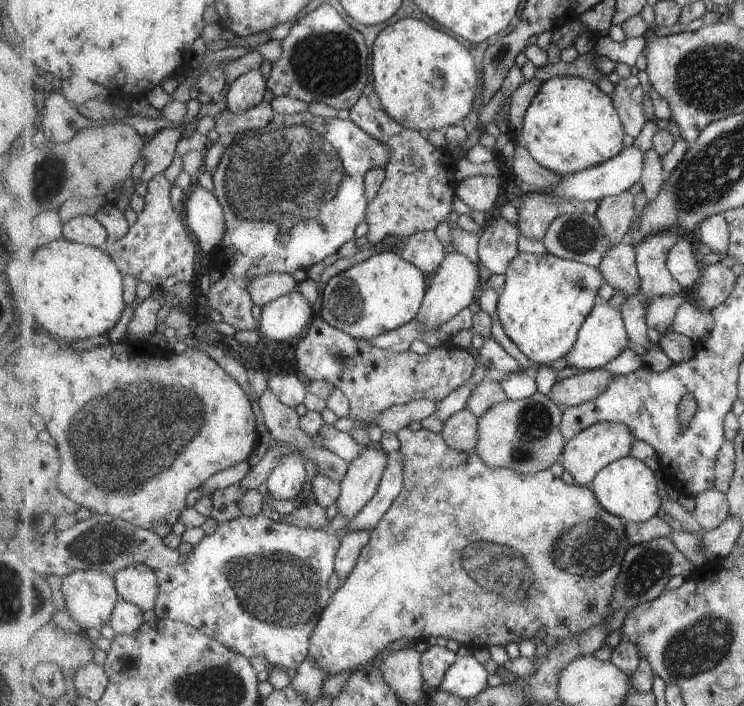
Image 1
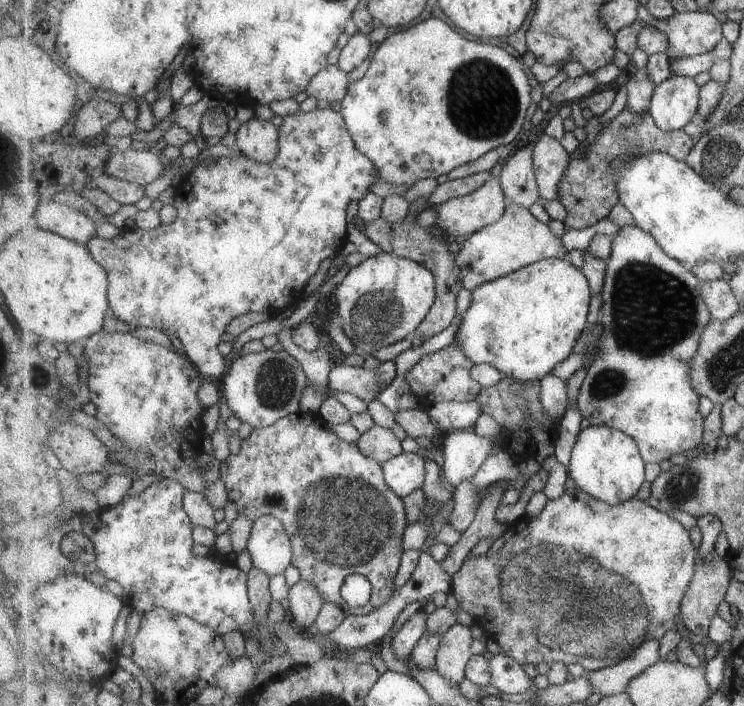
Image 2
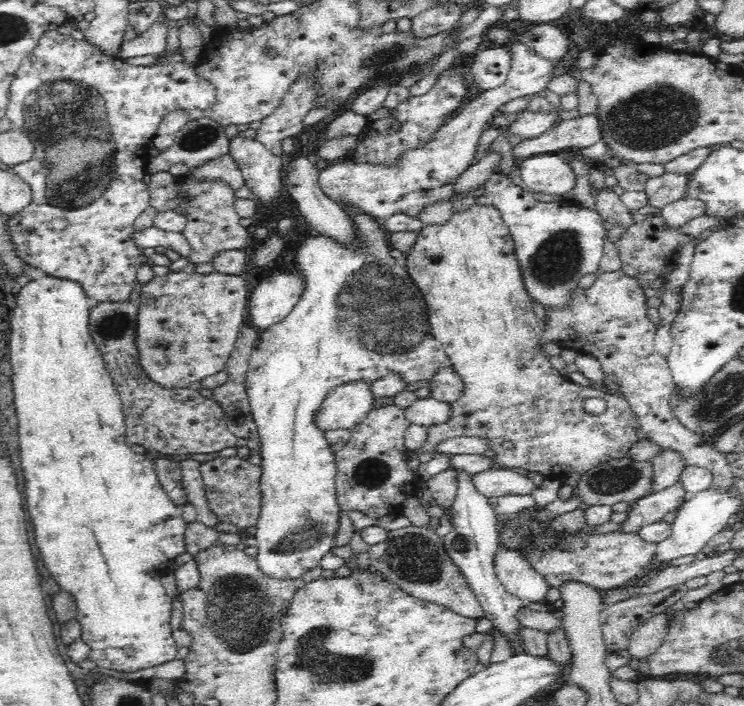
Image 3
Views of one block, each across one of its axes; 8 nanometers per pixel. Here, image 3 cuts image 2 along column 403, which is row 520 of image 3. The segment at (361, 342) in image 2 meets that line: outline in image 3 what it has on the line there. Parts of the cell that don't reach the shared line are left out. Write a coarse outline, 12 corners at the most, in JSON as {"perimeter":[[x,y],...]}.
{"perimeter":[[310,232],[245,383],[256,560],[300,579],[341,513],[328,393],[450,365],[390,234]]}

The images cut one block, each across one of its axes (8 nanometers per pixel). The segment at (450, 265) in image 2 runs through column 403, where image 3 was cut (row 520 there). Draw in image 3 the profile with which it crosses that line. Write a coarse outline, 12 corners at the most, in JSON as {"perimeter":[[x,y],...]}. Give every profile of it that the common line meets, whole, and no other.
{"perimeter":[[238,455],[201,463],[220,523],[257,523],[262,467]]}

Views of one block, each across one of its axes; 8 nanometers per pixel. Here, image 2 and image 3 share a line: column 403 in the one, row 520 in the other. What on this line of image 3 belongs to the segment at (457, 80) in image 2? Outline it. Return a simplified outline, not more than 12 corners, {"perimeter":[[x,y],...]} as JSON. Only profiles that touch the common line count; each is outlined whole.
{"perimeter":[[20,288],[25,506],[100,668],[174,660],[181,508],[88,295]]}

